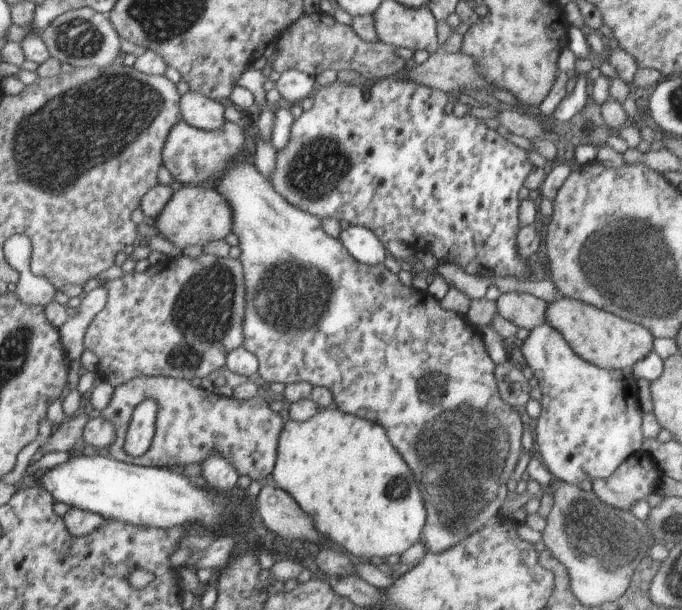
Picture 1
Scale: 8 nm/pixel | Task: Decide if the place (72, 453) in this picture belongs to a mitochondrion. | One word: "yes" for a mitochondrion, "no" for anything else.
no

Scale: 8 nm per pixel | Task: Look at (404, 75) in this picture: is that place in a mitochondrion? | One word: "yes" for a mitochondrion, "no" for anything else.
no

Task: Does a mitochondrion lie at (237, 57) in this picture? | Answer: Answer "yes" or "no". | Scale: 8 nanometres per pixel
no

